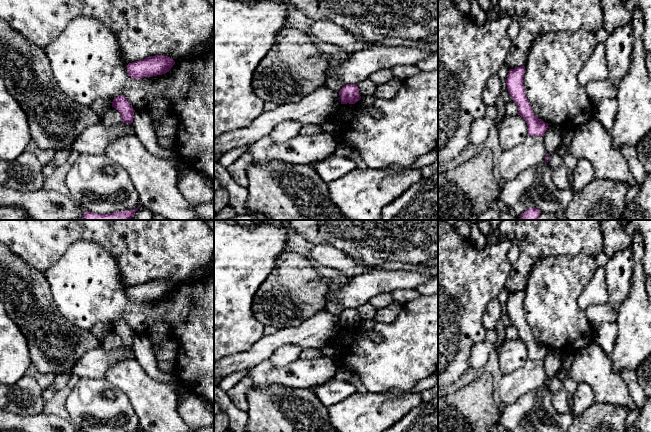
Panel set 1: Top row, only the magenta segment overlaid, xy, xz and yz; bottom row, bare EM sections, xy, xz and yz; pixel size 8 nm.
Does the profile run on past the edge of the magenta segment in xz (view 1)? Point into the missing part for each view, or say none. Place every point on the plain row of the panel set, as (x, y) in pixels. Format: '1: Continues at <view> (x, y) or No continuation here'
1: No continuation here

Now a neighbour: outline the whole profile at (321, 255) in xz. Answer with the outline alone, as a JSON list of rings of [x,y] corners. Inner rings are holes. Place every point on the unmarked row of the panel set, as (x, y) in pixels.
[[[314,245],[310,259],[315,266],[329,267],[343,272],[348,279],[375,269],[375,265],[358,263],[352,257],[326,245]]]

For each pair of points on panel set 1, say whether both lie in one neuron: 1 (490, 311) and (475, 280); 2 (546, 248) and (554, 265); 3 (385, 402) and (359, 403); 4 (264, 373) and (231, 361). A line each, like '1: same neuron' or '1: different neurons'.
1: different neurons
2: different neurons
3: same neuron
4: different neurons

